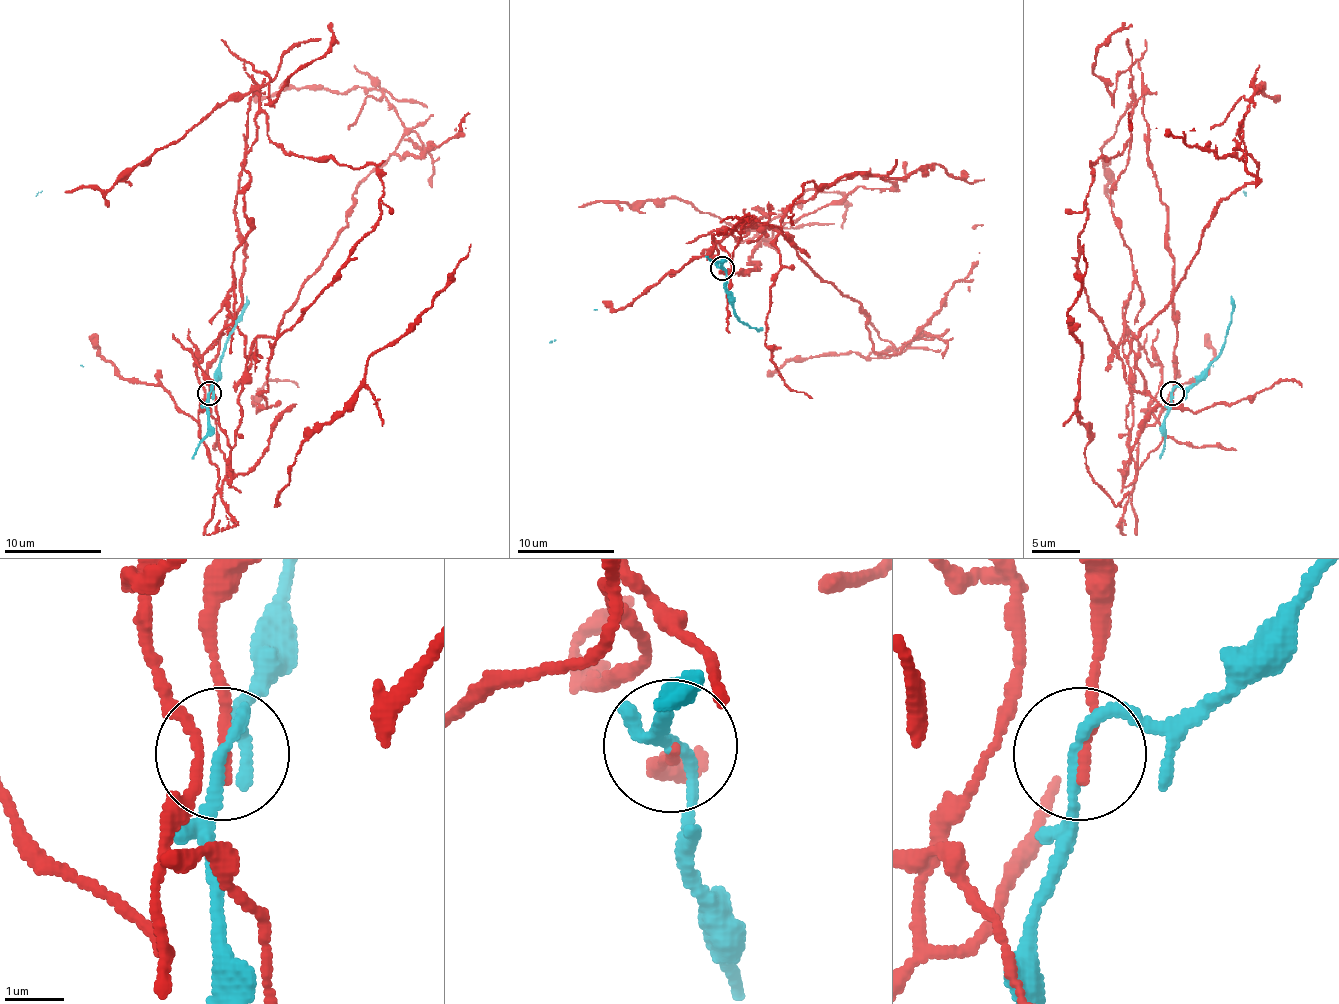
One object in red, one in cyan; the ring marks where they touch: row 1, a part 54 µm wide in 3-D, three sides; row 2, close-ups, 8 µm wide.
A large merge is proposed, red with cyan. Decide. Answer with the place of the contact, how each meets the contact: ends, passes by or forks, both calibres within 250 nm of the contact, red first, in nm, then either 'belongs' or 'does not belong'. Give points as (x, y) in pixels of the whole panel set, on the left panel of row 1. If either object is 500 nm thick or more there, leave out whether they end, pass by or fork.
(209, 393) | red passes by | cyan passes by | 140/170 nm | does not belong

